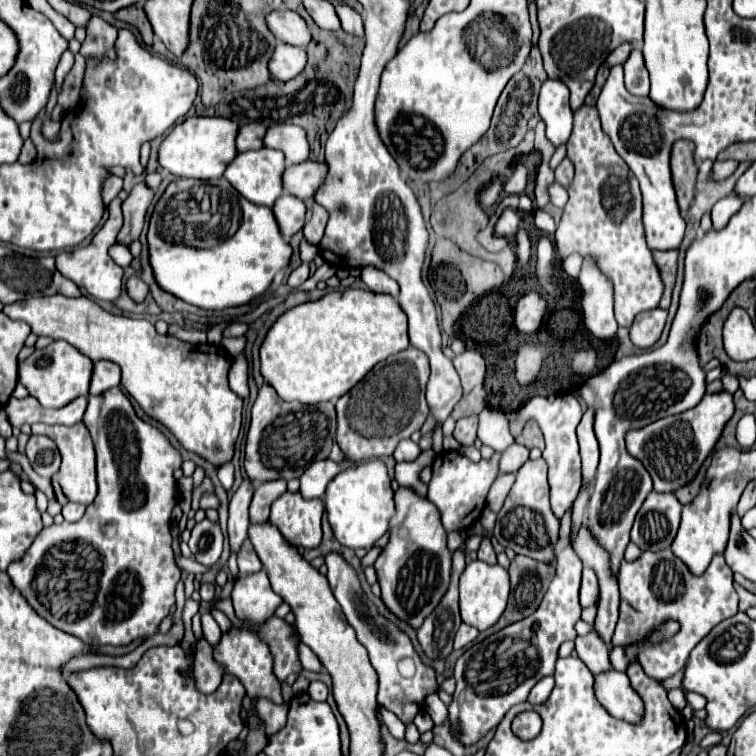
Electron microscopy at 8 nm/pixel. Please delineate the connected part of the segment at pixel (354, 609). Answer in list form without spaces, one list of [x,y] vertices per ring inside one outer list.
[[[330,553],[326,557],[326,567],[328,567],[326,579],[330,583],[330,589],[332,589],[338,605],[342,607],[346,621],[354,627],[356,639],[366,647],[368,659],[378,673],[378,703],[382,707],[386,707],[388,711],[392,711],[400,721],[404,721],[404,723],[412,721],[414,715],[422,709],[424,699],[430,693],[434,693],[438,687],[434,669],[426,667],[420,661],[420,657],[414,651],[406,633],[402,633],[394,623],[390,623],[382,615],[378,615],[372,601],[362,593],[356,571],[338,553]]]

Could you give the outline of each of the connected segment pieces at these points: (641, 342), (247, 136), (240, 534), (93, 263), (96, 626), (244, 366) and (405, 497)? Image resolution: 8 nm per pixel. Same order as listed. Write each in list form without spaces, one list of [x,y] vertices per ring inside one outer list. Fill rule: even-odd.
[[[658,307],[638,315],[630,327],[630,341],[638,349],[650,349],[660,339],[660,333],[666,323],[666,315],[668,311],[662,311]]]
[[[246,123],[238,127],[238,135],[236,135],[236,147],[238,151],[250,151],[250,149],[260,149],[262,139],[264,139],[266,127],[262,123]]]
[[[244,481],[242,487],[230,499],[230,519],[228,519],[228,539],[230,549],[236,553],[242,543],[248,539],[248,505],[252,499],[254,487],[250,481]]]
[[[116,197],[110,205],[108,205],[108,211],[110,211],[110,217],[108,221],[102,225],[102,229],[94,235],[94,239],[90,241],[88,247],[76,247],[72,251],[66,251],[66,253],[60,253],[56,255],[56,269],[72,279],[78,287],[84,287],[86,293],[90,293],[94,299],[106,299],[106,301],[114,301],[122,289],[124,289],[124,269],[118,267],[112,257],[108,255],[108,247],[116,243],[116,235],[122,227],[122,209],[120,209],[120,199]]]
[[[112,387],[98,397],[90,395],[84,423],[90,429],[95,446],[98,495],[80,521],[62,521],[44,527],[28,547],[26,557],[8,567],[8,575],[34,611],[56,629],[78,637],[86,645],[130,645],[136,639],[156,635],[160,621],[168,617],[170,607],[174,605],[174,589],[180,581],[180,569],[174,563],[170,535],[170,513],[178,501],[178,487],[172,473],[182,465],[182,459],[156,427],[136,417],[132,403],[120,387]],[[74,541],[84,541],[92,547],[62,547],[64,543]]]
[[[238,355],[234,359],[234,363],[232,363],[232,369],[230,369],[230,389],[240,399],[248,397],[248,363],[246,363],[244,355]]]
[[[400,487],[394,495],[394,515],[390,519],[390,541],[388,545],[382,549],[382,553],[378,555],[378,559],[374,561],[374,569],[376,569],[376,577],[382,589],[382,601],[384,605],[390,609],[390,613],[394,613],[400,621],[408,623],[410,627],[418,629],[424,619],[438,607],[438,603],[442,601],[442,597],[446,595],[448,587],[450,587],[450,571],[452,571],[452,553],[446,547],[446,531],[442,527],[440,515],[438,515],[438,507],[434,507],[434,503],[430,503],[424,497],[418,497],[412,489]]]

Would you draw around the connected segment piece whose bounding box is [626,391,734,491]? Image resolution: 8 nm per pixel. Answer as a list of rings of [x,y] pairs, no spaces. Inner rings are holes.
[[[726,391],[706,393],[698,403],[698,407],[684,411],[682,415],[670,415],[642,429],[630,431],[626,435],[626,449],[630,455],[642,461],[642,465],[646,467],[646,471],[654,481],[656,491],[674,491],[694,479],[708,453],[714,449],[732,413],[734,413],[734,401],[730,393]]]

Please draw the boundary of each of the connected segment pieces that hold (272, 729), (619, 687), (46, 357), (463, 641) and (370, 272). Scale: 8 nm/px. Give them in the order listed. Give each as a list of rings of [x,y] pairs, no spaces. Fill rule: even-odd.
[[[260,699],[256,709],[258,709],[258,715],[266,723],[266,733],[268,735],[278,733],[286,725],[288,705],[276,705],[276,703],[270,703],[270,699]]]
[[[610,669],[602,675],[594,675],[594,693],[598,703],[602,703],[612,717],[628,723],[638,723],[642,719],[642,699],[630,687],[626,673]]]
[[[54,341],[52,345],[34,351],[28,359],[18,365],[18,381],[28,389],[32,397],[36,397],[44,407],[60,409],[74,401],[76,397],[88,395],[88,385],[92,377],[92,361],[82,355],[76,347],[66,341]]]
[[[460,625],[460,629],[458,629],[458,633],[456,633],[456,637],[454,637],[454,649],[462,649],[464,645],[468,645],[470,641],[474,641],[478,637],[478,631],[474,629],[474,627],[470,627],[470,625]]]
[[[364,267],[362,269],[362,281],[368,285],[372,293],[386,293],[392,297],[398,297],[398,283],[384,275],[380,269],[374,267]]]

